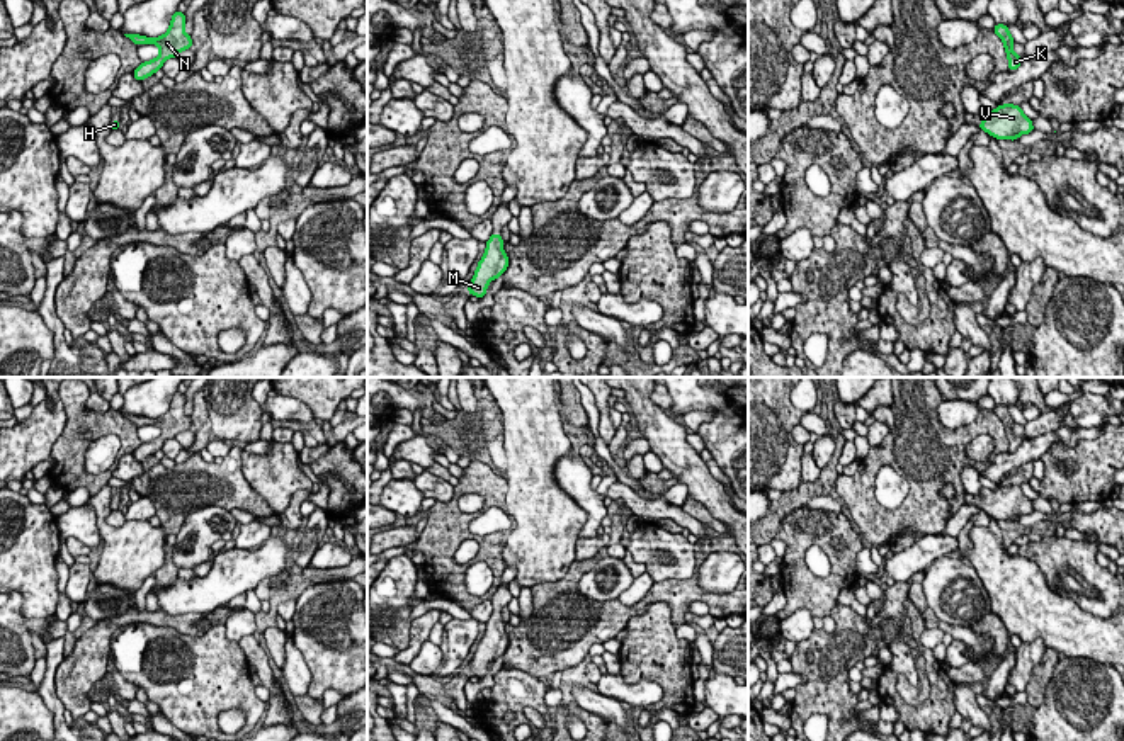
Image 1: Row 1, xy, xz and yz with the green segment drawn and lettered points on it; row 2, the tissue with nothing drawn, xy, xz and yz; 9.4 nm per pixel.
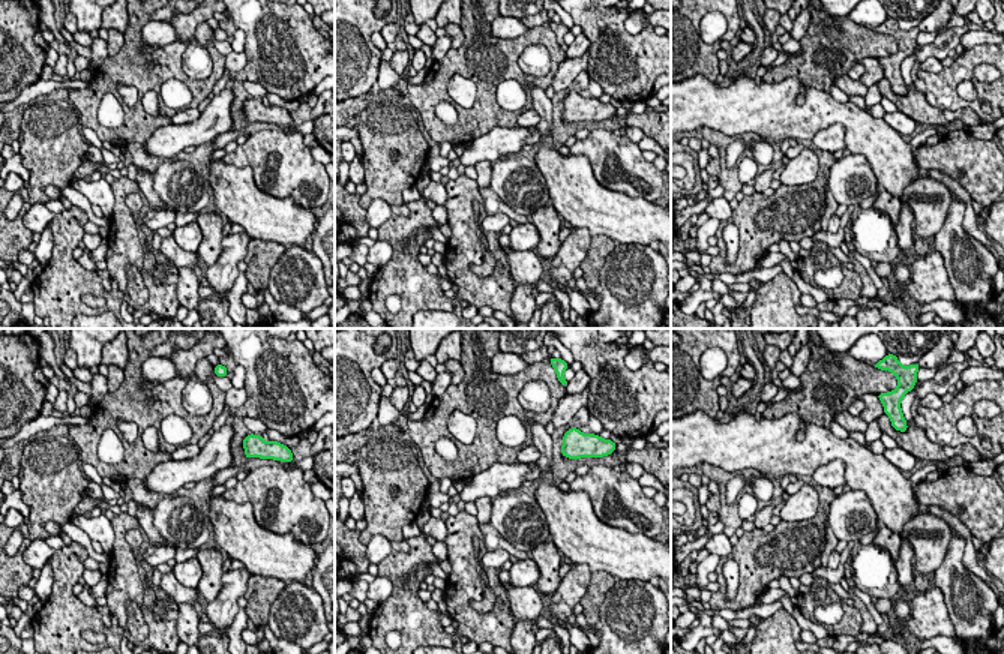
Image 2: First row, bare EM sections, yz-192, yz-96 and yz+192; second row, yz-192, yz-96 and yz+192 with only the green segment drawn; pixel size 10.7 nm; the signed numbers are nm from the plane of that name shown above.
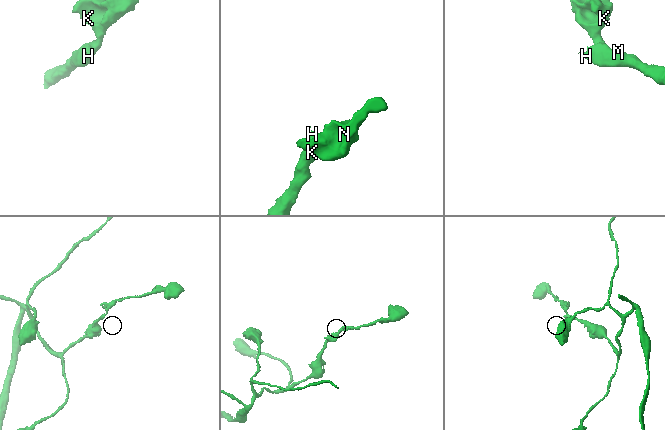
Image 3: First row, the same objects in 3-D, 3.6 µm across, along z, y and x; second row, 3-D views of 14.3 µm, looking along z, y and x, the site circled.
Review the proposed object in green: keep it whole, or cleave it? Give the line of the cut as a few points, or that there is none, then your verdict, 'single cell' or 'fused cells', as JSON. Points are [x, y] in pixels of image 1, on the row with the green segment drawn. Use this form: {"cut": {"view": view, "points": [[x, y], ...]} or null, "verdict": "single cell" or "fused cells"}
{"cut": null, "verdict": "single cell"}

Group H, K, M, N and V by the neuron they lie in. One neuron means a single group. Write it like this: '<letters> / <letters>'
H K M N V

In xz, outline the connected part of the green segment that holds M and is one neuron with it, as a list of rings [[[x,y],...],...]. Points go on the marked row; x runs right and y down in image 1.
[[[502,233],[490,236],[483,258],[478,262],[476,272],[469,282],[468,292],[485,297],[488,284],[503,275],[508,267],[508,255],[503,252]]]

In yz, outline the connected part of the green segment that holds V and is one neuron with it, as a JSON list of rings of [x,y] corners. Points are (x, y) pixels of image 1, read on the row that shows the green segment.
[[[1013,104],[998,105],[995,110],[988,110],[986,119],[981,121],[978,127],[991,134],[995,139],[1012,141],[1017,141],[1020,134],[1034,131],[1032,119]]]

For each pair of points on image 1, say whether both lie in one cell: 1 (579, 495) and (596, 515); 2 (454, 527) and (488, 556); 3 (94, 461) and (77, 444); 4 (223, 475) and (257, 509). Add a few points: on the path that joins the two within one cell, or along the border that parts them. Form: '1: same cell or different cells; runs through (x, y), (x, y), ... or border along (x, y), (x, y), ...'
1: same cell; runs through (584, 500), (594, 510)
2: same cell; runs through (465, 534), (476, 537), (485, 546)
3: different cells; border along (114, 434), (118, 458), (89, 475)
4: same cell; runs through (232, 483), (249, 500)

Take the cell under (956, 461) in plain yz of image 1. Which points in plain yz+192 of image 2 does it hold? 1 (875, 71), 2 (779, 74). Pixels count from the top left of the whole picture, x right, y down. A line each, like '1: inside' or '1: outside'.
1: outside
2: inside

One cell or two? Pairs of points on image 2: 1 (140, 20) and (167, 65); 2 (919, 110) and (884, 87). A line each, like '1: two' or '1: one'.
1: one
2: one

